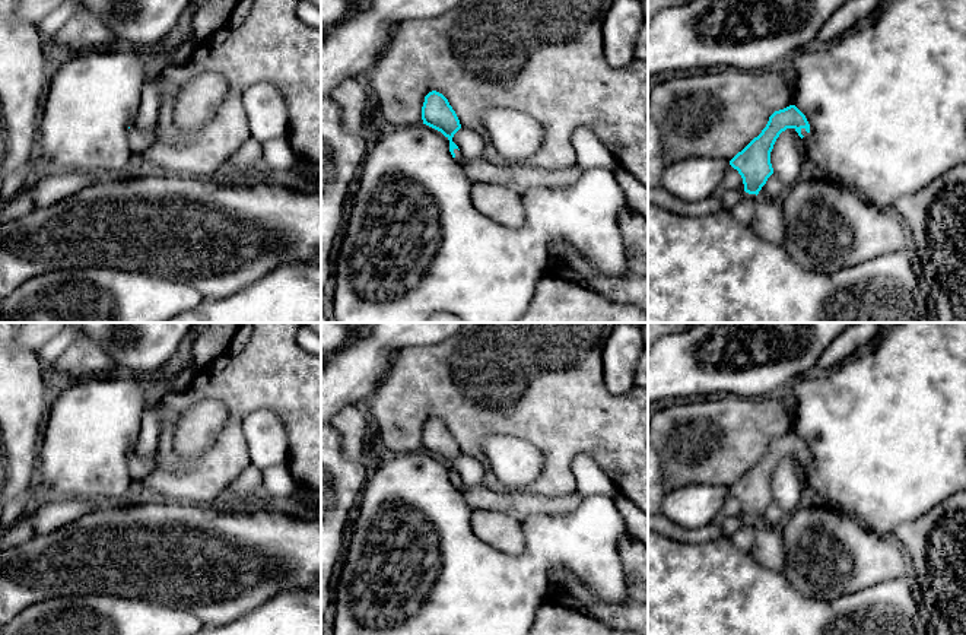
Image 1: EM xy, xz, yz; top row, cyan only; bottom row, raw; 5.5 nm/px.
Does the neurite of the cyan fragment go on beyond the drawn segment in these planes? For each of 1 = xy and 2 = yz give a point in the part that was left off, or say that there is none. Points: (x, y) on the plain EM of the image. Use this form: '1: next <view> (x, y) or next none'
1: next none
2: next yz (806, 466)

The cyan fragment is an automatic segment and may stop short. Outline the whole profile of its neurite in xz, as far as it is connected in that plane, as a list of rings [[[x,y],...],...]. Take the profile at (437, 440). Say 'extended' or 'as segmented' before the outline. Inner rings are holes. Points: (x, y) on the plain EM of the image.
extended; [[[432,417],[425,423],[422,434],[423,451],[441,458],[449,467],[449,479],[464,495],[473,511],[498,511],[522,523],[530,515],[566,515],[579,505],[578,493],[563,498],[540,496],[527,490],[495,492],[484,485],[465,486],[458,473],[452,469],[454,461],[461,455],[460,447],[448,426]]]

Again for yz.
extended; [[[789,432],[775,438],[762,460],[730,488],[741,502],[746,520],[757,523],[773,501],[770,479],[787,455],[794,455],[803,470],[810,469],[810,451],[805,442],[795,432]]]

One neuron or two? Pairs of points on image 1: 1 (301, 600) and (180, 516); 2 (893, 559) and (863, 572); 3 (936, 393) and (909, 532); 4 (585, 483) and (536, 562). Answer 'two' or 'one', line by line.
1: two
2: one
3: two
4: two

